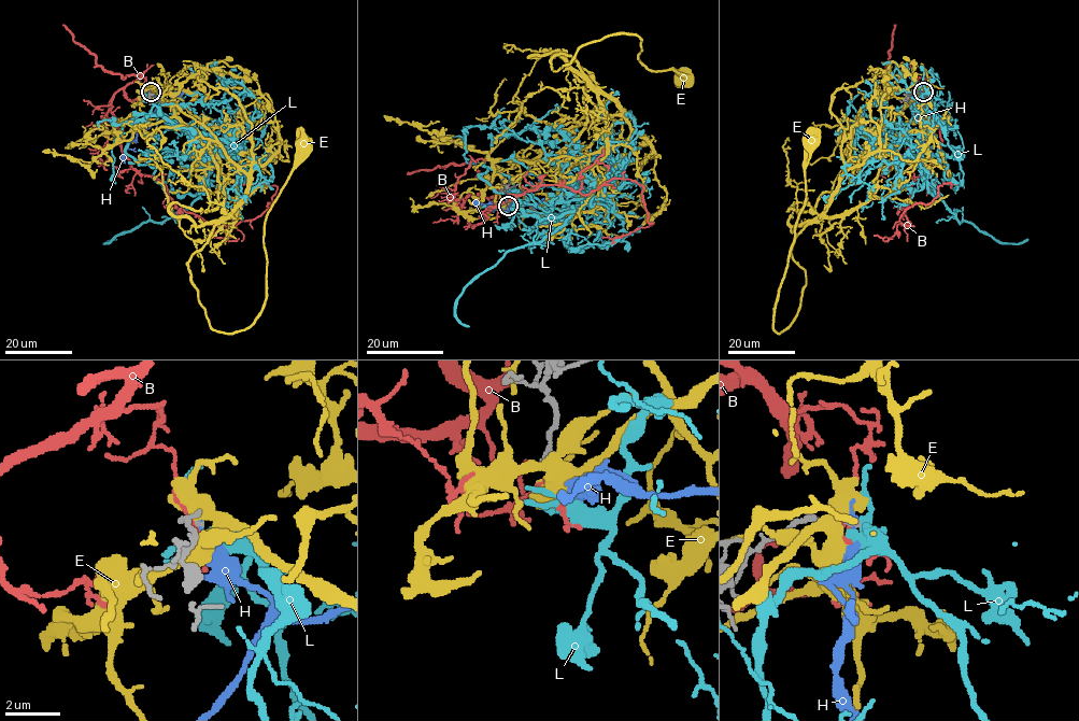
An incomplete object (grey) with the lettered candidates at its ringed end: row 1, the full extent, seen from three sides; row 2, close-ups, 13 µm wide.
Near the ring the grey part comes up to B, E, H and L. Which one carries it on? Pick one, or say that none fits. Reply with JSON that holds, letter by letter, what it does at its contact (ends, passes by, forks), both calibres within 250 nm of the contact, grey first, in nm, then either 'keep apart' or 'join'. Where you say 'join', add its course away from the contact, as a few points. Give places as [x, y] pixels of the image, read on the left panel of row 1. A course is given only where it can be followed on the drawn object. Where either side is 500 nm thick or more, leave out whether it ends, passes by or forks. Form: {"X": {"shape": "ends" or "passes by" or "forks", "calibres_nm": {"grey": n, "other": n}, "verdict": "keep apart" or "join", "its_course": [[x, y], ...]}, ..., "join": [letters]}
{"B": {"shape": "passes by", "calibres_nm": {"grey": 200, "other": 100}, "verdict": "keep apart"}, "E": {"calibres_nm": {"grey": 200, "other": 500}, "verdict": "keep apart"}, "H": {"shape": "ends", "calibres_nm": {"grey": 170, "other": 170}, "verdict": "keep apart"}, "L": {"shape": "forks", "calibres_nm": {"grey": 160, "other": 280}, "verdict": "keep apart"}, "join": []}

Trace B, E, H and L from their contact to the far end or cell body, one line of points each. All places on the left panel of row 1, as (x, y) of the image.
B: (150, 92), (141, 78), (110, 108), (130, 165), (179, 209), (216, 225), (261, 215), (278, 187), (232, 187)
E: (150, 90), (201, 123), (247, 178), (188, 263), (222, 333), (261, 309), (265, 220), (304, 142)
H: (151, 92), (158, 105), (139, 127), (137, 136), (125, 151), (125, 163)
L: (151, 92), (167, 119), (200, 139), (214, 168), (188, 207), (116, 239)

